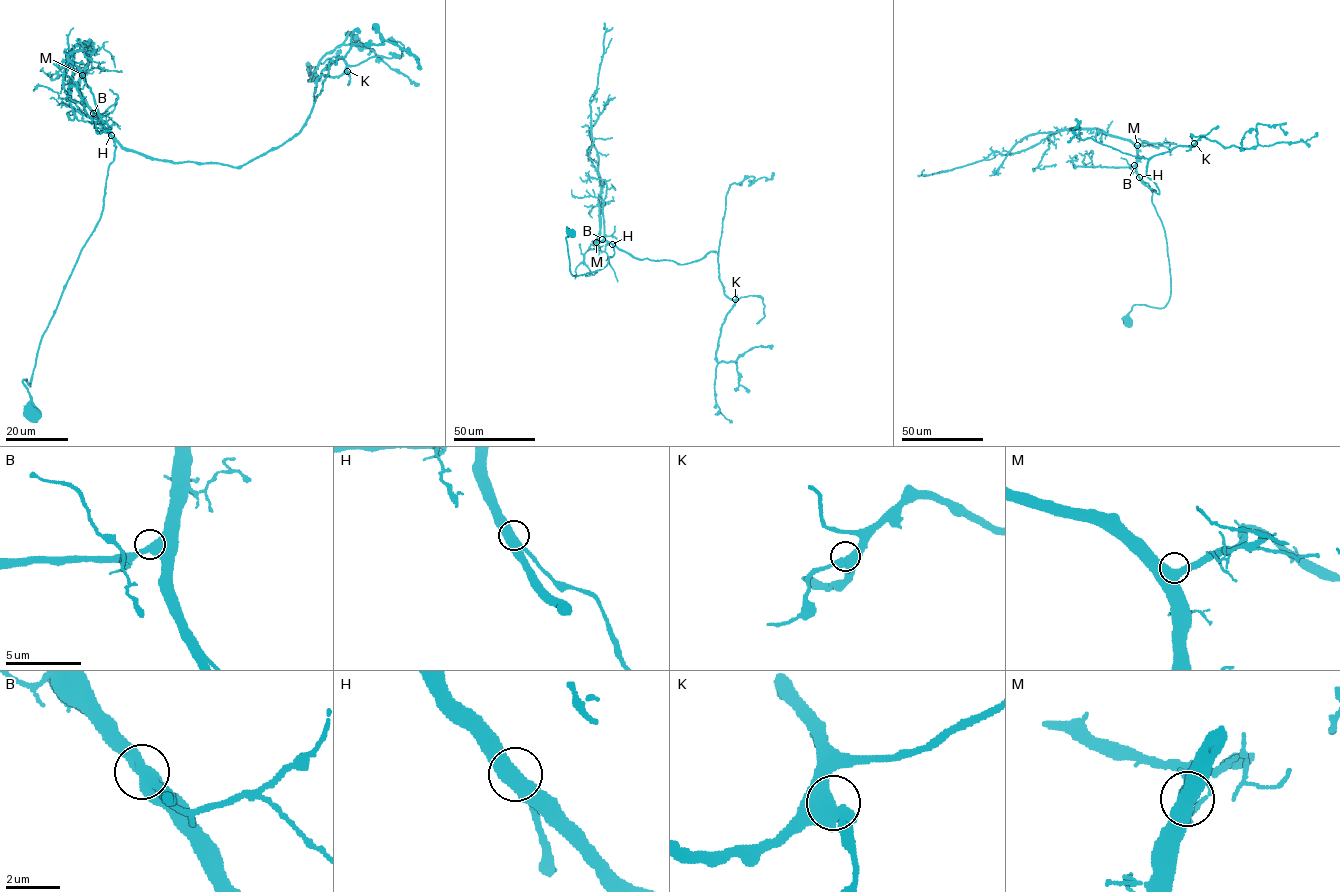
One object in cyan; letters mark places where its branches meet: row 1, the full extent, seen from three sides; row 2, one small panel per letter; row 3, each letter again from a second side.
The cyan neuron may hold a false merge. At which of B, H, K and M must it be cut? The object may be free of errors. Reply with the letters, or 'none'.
none

